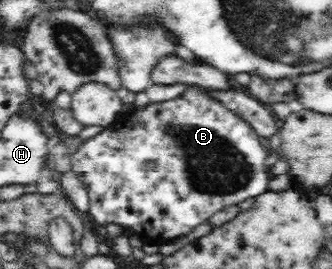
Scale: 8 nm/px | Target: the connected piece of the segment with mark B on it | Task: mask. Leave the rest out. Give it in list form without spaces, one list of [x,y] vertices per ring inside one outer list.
[[[191,85],[189,90],[185,94],[181,94],[179,98],[160,103],[149,103],[140,109],[135,108],[119,118],[115,123],[107,125],[102,132],[93,136],[93,138],[83,140],[79,144],[77,152],[71,156],[71,170],[77,174],[79,180],[87,189],[90,200],[88,211],[97,224],[101,224],[101,226],[120,224],[127,228],[129,233],[137,234],[144,242],[161,245],[164,242],[186,236],[189,232],[195,230],[199,224],[207,222],[213,214],[217,214],[217,212],[221,212],[221,210],[225,210],[225,208],[229,208],[233,204],[239,204],[247,200],[247,198],[255,198],[255,196],[259,196],[259,194],[263,194],[267,190],[271,172],[269,172],[269,167],[265,164],[265,158],[268,156],[267,150],[263,148],[259,137],[246,120],[209,98],[206,95],[206,91],[203,91],[201,87]]]

